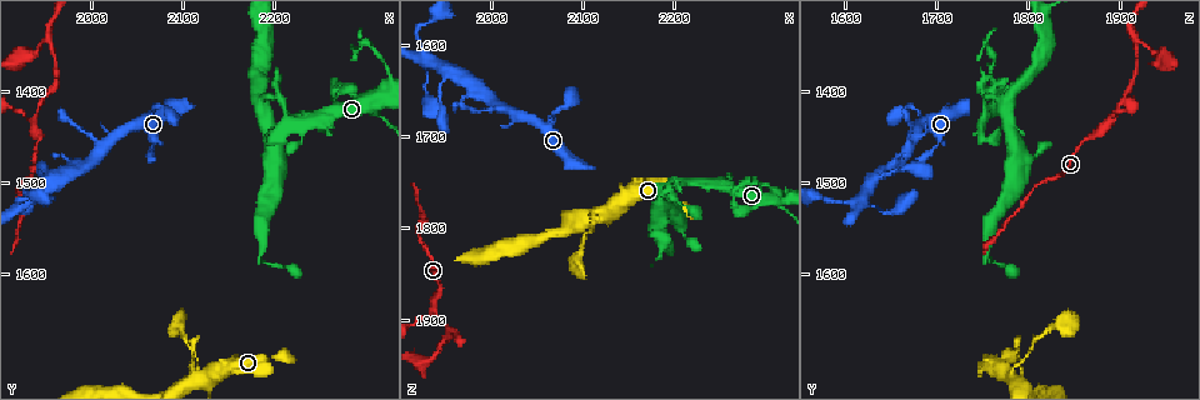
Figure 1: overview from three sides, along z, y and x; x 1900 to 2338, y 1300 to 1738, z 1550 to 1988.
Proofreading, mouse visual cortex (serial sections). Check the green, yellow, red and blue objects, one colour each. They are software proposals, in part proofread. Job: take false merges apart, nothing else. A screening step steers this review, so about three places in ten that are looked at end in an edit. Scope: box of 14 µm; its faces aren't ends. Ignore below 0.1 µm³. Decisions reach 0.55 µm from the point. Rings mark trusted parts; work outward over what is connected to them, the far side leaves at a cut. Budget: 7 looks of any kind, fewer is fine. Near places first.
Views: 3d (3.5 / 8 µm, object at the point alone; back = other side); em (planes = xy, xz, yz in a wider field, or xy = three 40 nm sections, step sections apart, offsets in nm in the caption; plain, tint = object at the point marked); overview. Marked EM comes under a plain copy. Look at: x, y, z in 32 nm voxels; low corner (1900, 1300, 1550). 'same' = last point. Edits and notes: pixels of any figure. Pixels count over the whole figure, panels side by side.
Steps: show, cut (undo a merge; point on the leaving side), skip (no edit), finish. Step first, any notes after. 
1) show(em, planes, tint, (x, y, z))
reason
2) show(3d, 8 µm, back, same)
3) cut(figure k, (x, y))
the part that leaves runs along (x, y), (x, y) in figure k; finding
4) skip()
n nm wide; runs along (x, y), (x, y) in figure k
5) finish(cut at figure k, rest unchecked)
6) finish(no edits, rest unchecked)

show(3d, 8 µm, (1935, 1435, 1890))
two arms in line, one across

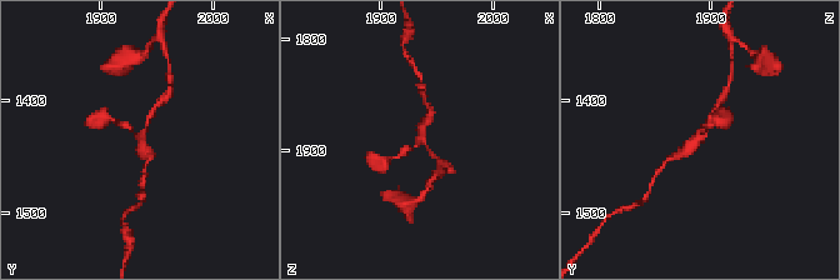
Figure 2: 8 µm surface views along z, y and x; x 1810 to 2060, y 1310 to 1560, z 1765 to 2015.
show(3d, 3.5 µm, (1936, 1430, 1890))
closer look

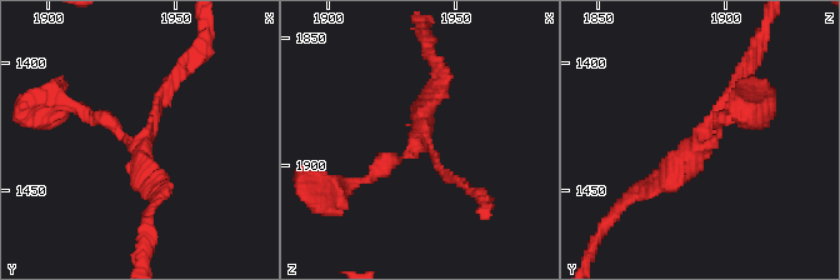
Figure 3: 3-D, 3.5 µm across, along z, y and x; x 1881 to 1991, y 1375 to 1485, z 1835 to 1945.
skip()
runs along (638, 193), (673, 178), (740, 81) in figure 3; all the same cell

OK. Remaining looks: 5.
show(3d, 3.5 µm, (1950, 1340, 1920))

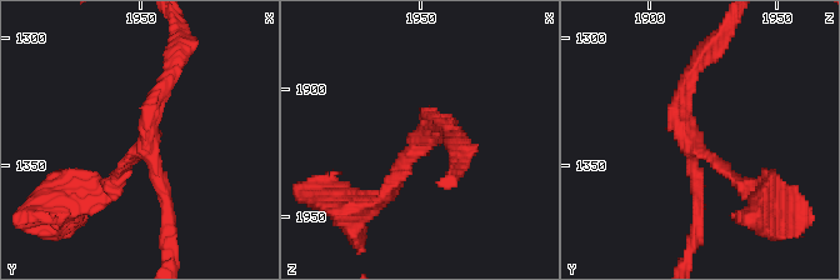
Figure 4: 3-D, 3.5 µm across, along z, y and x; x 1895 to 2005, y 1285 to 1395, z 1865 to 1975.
show(em, xy, step 1, tint, (1953, 1344, 1917))
3 arms; arms of 150, 150, 150 nm

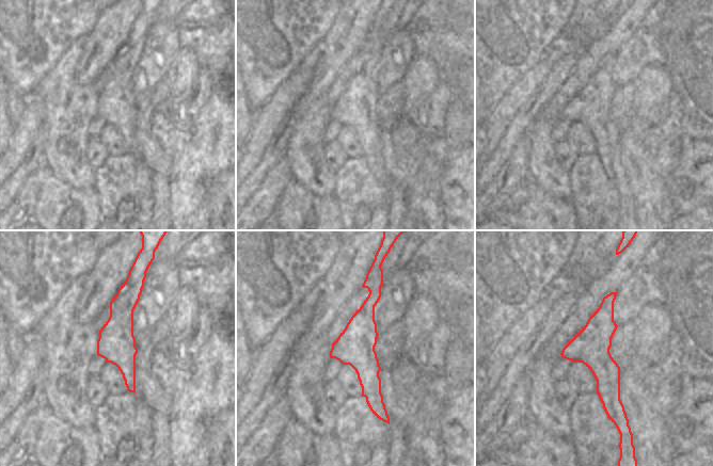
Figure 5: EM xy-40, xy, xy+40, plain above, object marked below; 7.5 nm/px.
skip()
runs along (448, 135), (420, 138), (389, 193) in figure 4; continuous, no second cell

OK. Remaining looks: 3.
show(3d, 3.5 µm, (2200, 1405, 1755))
narrows sharply

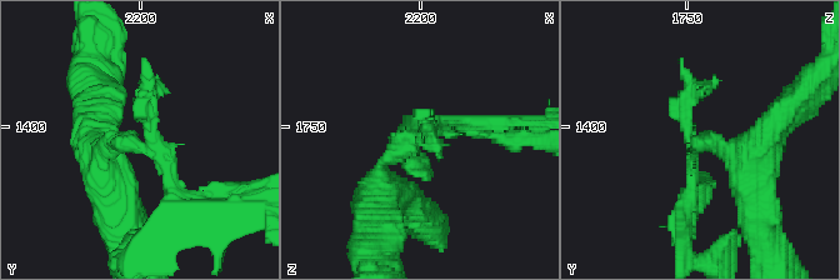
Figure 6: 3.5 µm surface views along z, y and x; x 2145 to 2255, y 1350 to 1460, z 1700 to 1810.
show(em, planes, tint, (2202, 1409, 1753))
need the tissue

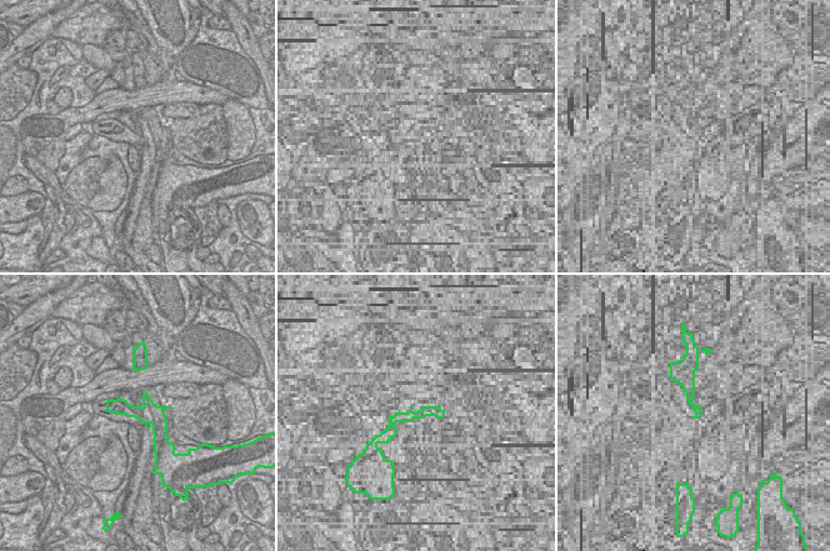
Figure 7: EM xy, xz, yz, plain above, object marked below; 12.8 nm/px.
show(em, xy, step 5, tint, same)
cut it another way

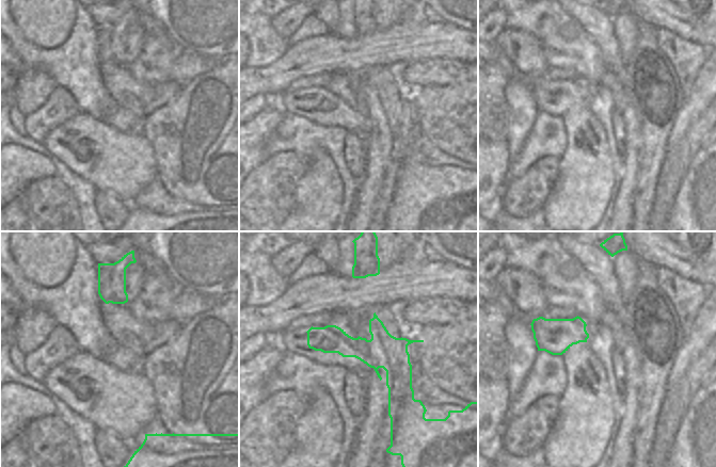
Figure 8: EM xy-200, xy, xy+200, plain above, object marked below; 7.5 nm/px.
cut(figure 6, (108, 131))
the part that leaves runs along (153, 153), (99, 145), (106, 184) in figure 6; a second cell is stuck on

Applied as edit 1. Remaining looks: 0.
finish(cut at figure 6, rest unchecked)

